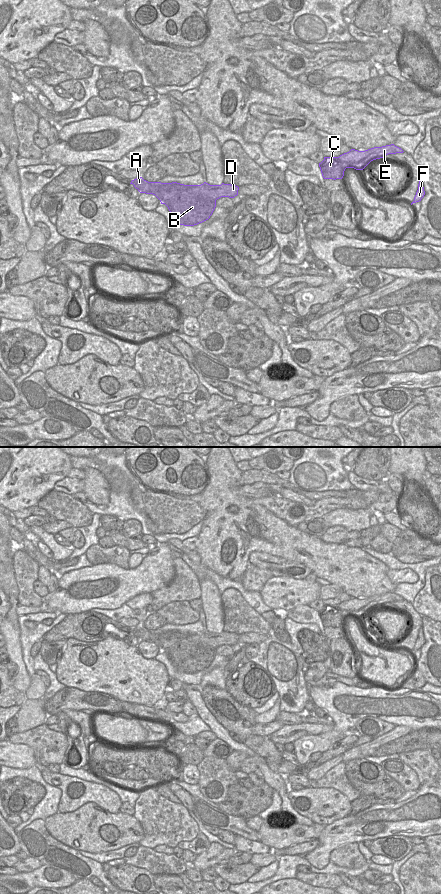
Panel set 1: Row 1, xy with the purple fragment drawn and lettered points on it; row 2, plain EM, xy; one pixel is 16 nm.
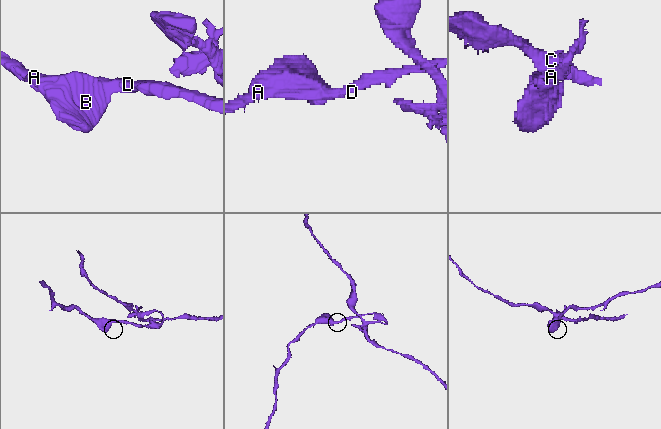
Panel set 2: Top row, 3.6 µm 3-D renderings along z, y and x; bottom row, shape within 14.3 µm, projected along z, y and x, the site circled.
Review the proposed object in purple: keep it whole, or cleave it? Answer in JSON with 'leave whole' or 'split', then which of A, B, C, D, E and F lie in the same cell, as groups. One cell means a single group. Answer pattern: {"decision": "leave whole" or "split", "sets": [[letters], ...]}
{"decision": "split", "sets": [["A", "B", "D", "E", "F"], ["C"]]}

